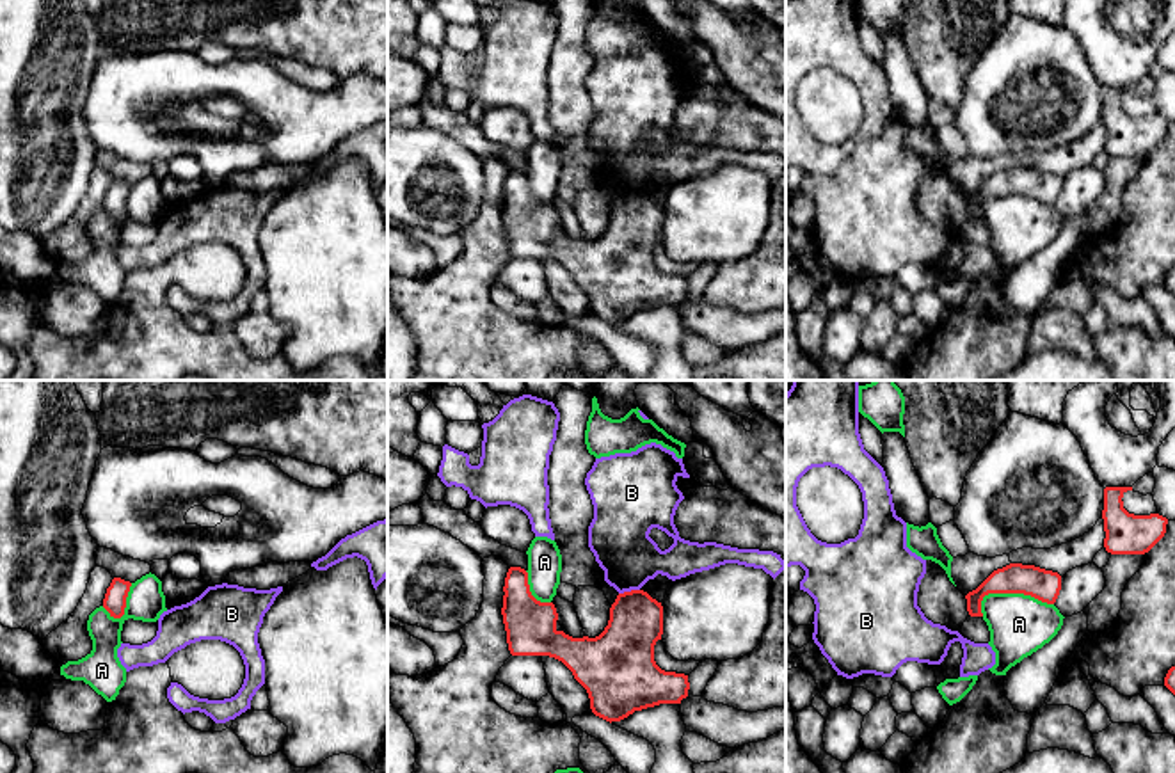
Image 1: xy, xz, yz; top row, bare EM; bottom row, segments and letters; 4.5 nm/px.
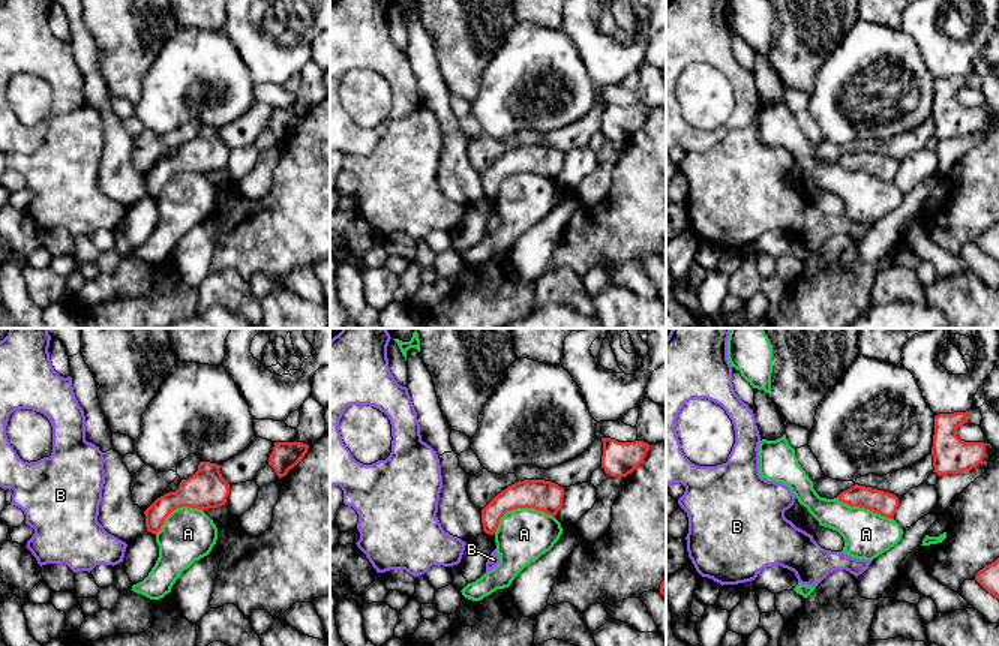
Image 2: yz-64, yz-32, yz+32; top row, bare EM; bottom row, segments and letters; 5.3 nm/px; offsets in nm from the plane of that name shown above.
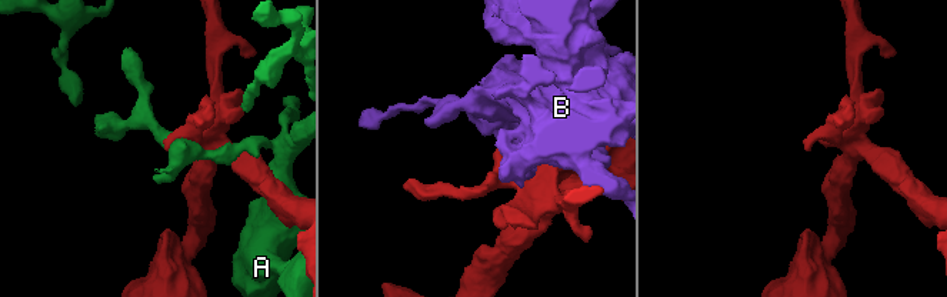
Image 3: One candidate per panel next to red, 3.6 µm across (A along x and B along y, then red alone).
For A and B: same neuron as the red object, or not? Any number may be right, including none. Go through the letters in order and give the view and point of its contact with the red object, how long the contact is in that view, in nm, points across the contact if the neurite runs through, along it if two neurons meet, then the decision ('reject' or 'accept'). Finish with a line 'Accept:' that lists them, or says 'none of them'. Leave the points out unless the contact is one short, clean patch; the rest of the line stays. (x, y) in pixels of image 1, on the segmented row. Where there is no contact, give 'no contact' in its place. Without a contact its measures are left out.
A: meets red in yz at (1010, 592); contact 340 nm long; reject
B: meets red in xz at (628, 592); contact 100 nm long; reject
Accept: none of them

